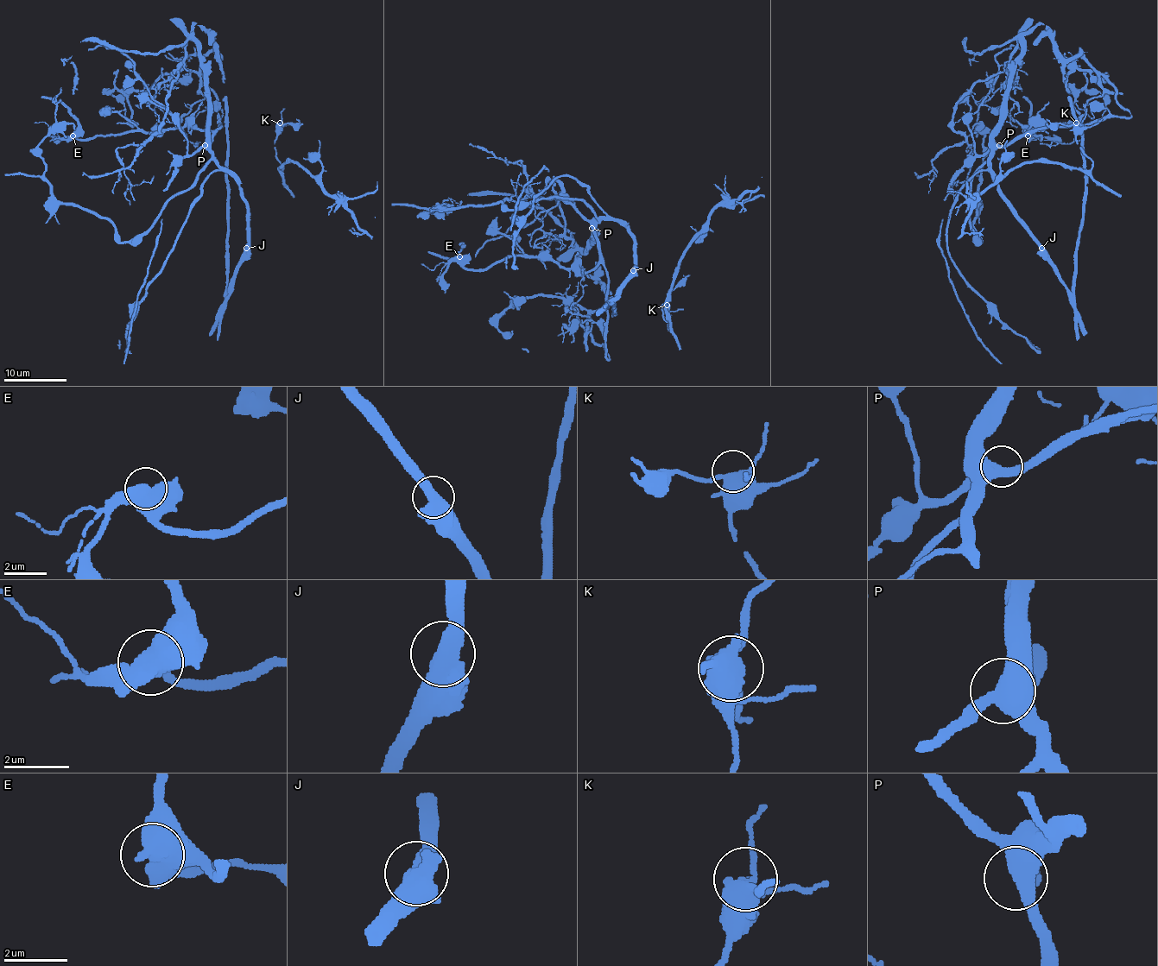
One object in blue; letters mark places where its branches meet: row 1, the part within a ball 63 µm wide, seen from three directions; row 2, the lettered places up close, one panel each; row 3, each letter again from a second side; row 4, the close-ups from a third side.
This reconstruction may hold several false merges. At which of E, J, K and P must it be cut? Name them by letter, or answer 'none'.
none

